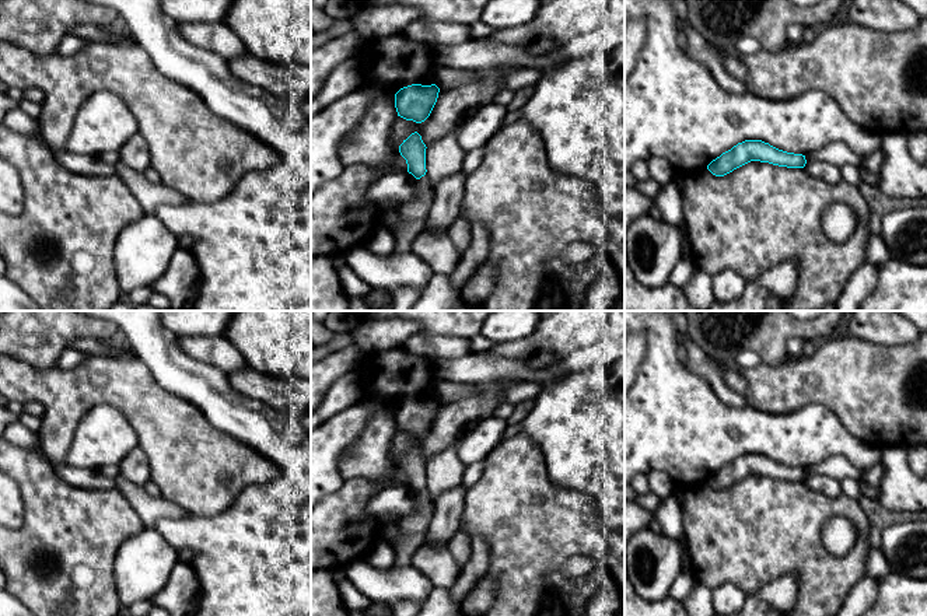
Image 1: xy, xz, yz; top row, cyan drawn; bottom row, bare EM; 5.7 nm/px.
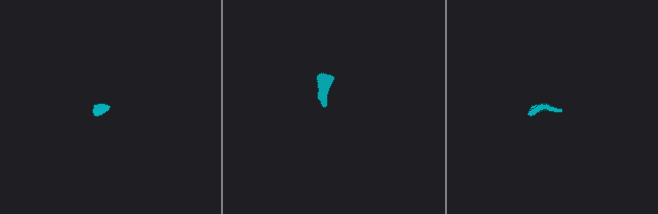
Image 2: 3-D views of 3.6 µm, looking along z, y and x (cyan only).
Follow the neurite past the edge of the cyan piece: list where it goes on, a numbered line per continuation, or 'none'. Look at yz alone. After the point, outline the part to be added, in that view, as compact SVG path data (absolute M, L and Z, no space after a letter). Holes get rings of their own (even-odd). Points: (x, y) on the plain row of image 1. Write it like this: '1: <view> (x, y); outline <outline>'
1: yz (838, 468); outline M835 455L818 465L805 469L807 476L822 475L837 482L844 479L863 480L864 469L851 465L844 456Z

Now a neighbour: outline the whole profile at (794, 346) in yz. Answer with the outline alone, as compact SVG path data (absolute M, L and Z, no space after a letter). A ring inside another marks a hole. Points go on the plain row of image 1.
M790 337L787 342L787 353L790 357L804 357L804 340L800 337Z

